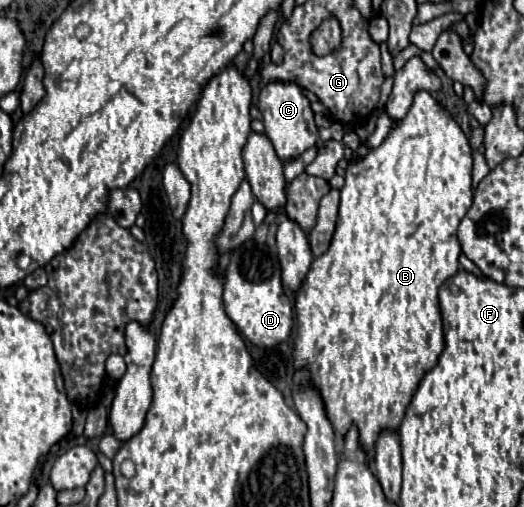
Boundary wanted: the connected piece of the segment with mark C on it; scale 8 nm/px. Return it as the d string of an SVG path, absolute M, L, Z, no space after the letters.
M275 81L275 83L269 83L265 89L261 89L259 111L263 113L267 137L273 143L281 161L289 161L317 143L319 131L317 131L317 125L313 119L311 103L303 95L301 85L297 81Z

